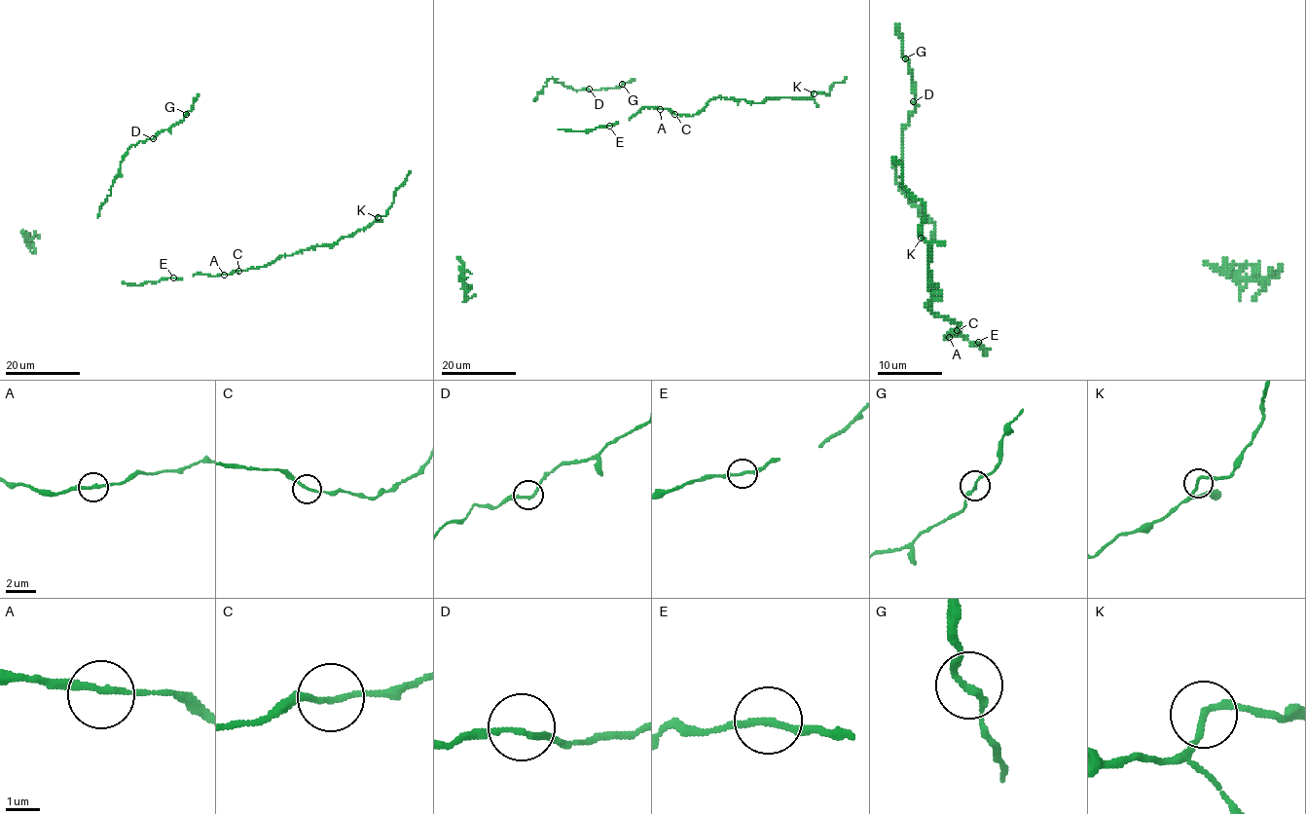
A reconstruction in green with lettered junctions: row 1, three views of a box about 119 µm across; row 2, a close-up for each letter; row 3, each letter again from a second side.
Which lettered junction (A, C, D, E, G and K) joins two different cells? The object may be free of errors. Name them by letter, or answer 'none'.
none

